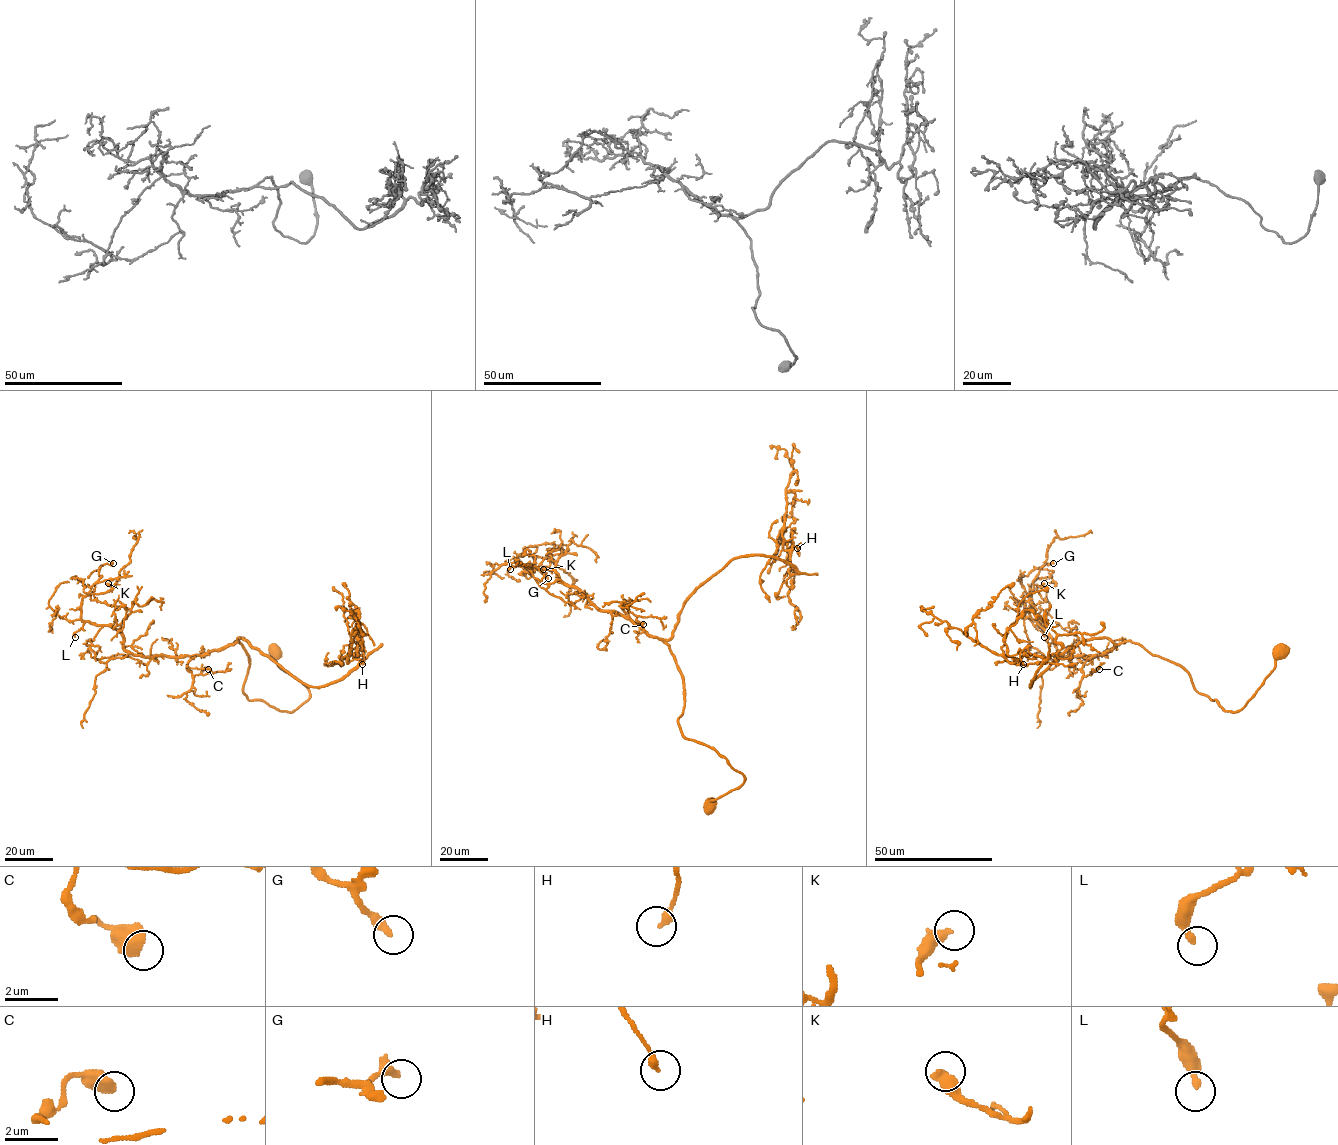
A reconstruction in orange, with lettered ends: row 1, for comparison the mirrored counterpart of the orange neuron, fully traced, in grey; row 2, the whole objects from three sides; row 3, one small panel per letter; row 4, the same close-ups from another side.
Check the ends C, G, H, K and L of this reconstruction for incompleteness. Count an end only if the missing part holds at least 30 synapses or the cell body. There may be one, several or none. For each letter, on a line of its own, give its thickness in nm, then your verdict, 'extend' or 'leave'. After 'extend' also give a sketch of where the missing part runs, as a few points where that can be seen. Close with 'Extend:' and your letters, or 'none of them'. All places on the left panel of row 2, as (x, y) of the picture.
C: 550 nm | leave
G: 320 nm | leave
H: 240 nm | leave
K: 440 nm | leave
L: 260 nm | leave
Extend: none of them

